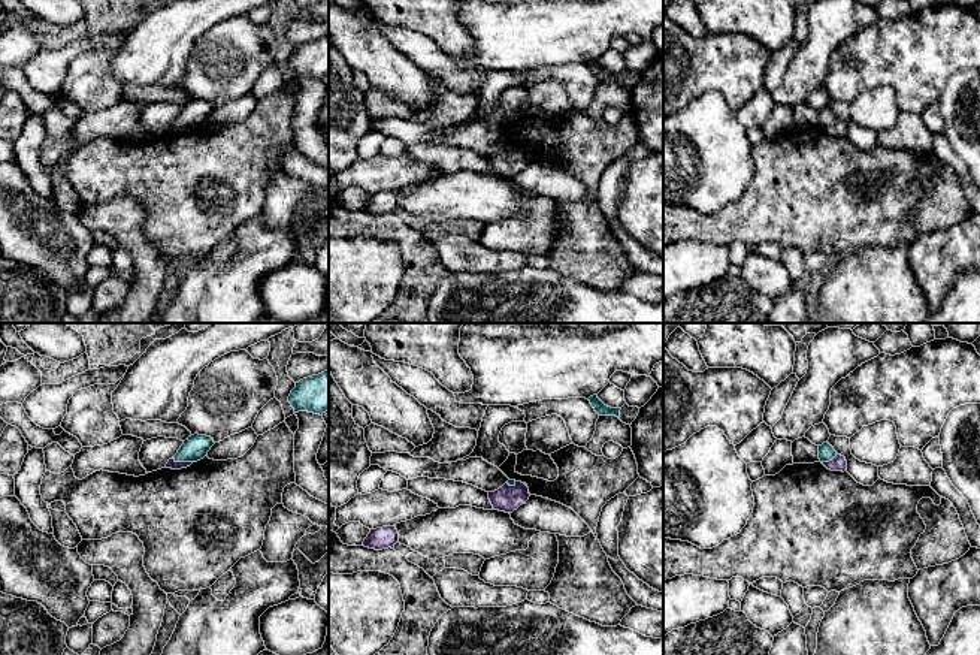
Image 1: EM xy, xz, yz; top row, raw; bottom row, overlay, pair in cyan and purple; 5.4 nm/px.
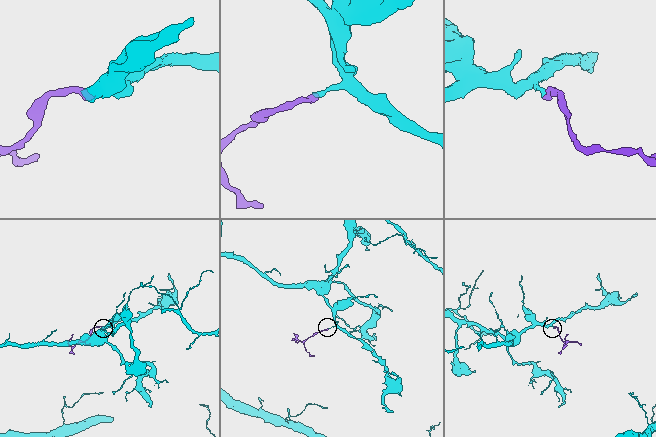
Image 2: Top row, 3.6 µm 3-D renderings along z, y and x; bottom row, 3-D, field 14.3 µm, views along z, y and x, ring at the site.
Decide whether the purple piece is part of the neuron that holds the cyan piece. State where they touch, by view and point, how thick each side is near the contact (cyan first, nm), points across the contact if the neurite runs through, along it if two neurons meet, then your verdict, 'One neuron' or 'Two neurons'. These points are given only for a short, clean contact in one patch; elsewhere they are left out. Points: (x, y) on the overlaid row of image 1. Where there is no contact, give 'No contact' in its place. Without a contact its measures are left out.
Touches cyan at xy (183, 461). Thickness 140 nm (cyan) against 50 nm. Path across: xy (196, 447), (183, 461), (175, 465). One neuron

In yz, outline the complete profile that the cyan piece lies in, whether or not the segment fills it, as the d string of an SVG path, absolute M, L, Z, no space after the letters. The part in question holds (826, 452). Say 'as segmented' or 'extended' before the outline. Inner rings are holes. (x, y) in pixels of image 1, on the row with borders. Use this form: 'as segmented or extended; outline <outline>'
extended; outline M826 441L819 446L819 459L831 471L847 471L847 461Z

